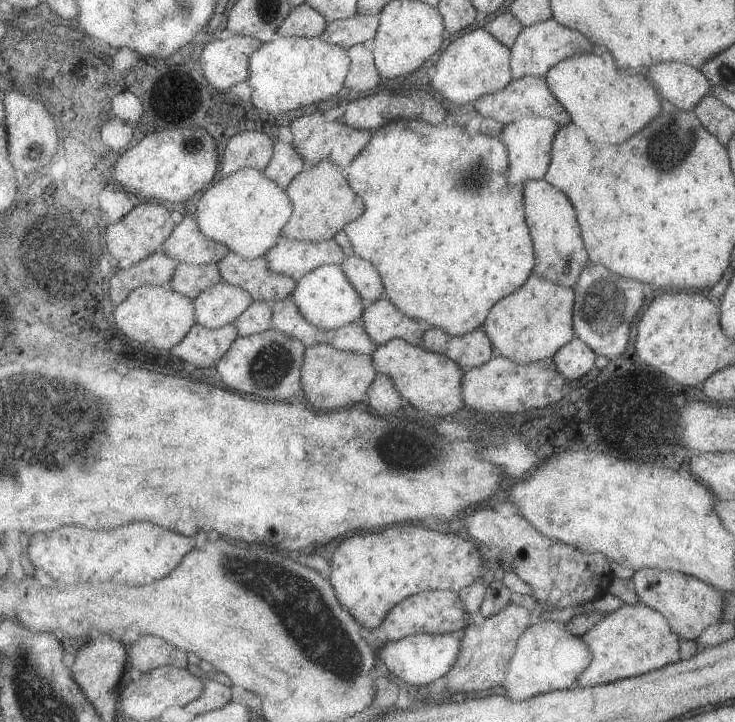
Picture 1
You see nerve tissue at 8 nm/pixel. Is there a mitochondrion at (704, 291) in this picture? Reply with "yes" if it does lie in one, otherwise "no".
no

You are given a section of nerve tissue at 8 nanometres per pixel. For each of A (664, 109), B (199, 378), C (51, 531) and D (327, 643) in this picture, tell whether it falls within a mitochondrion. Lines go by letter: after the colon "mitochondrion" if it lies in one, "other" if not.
A: other
B: other
C: other
D: mitochondrion

